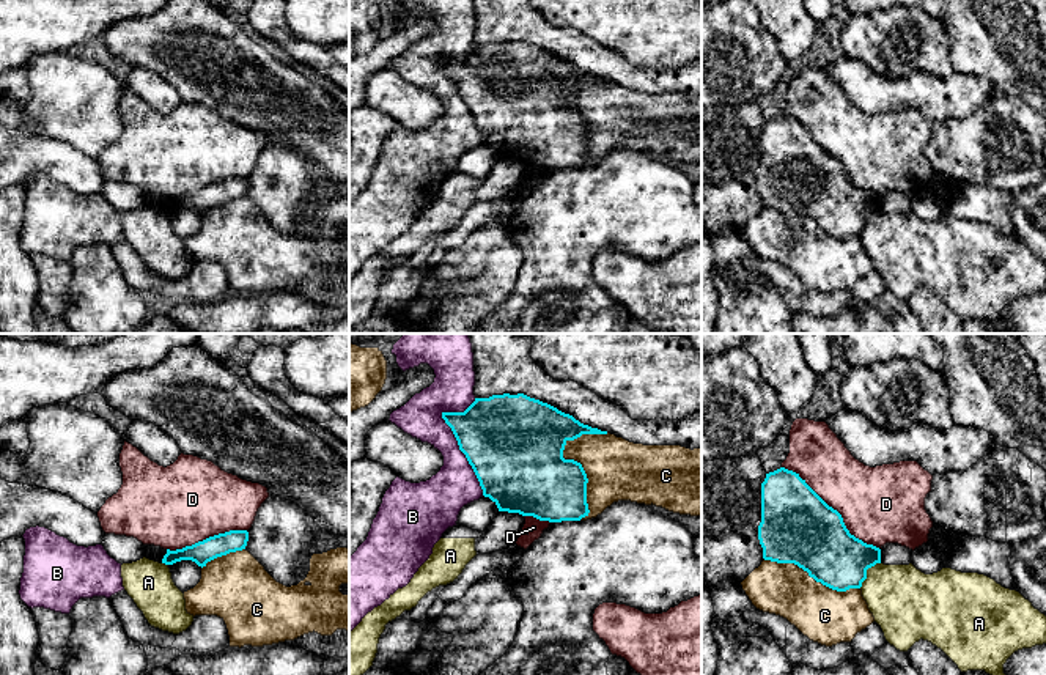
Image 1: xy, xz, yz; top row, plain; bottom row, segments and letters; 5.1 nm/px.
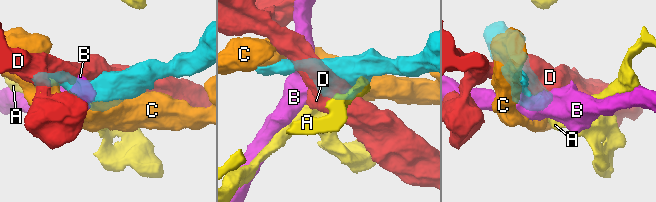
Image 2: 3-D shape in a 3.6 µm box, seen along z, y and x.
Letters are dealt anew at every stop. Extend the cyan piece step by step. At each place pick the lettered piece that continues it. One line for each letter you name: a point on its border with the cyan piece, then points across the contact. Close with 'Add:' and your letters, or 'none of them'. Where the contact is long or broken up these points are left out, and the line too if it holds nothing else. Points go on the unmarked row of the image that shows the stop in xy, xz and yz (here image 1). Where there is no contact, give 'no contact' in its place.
Add: none of them

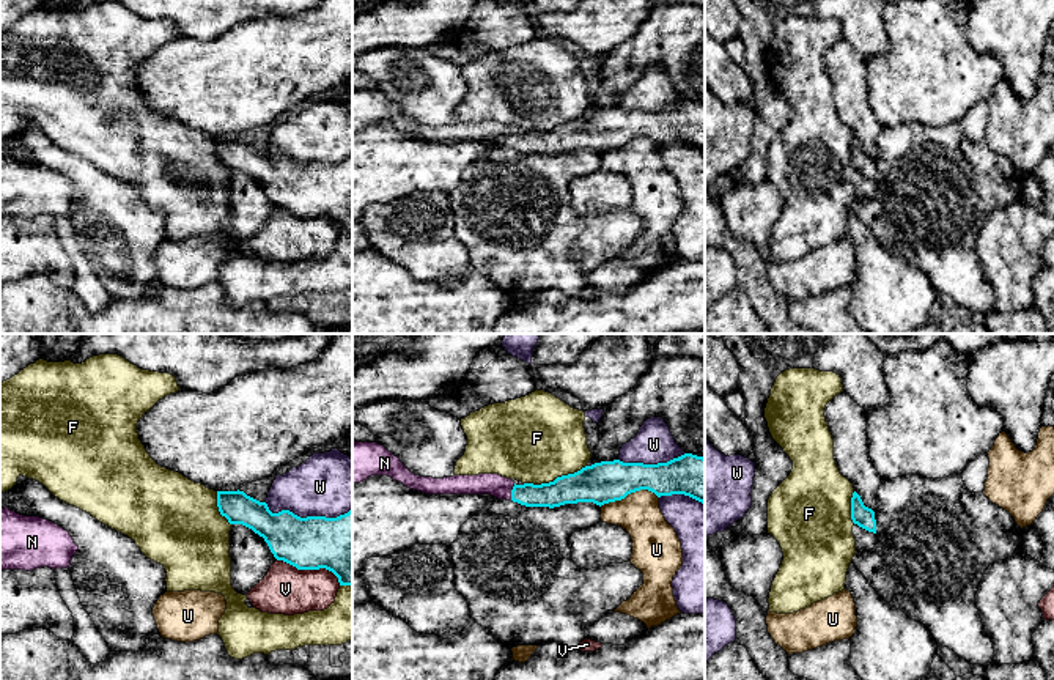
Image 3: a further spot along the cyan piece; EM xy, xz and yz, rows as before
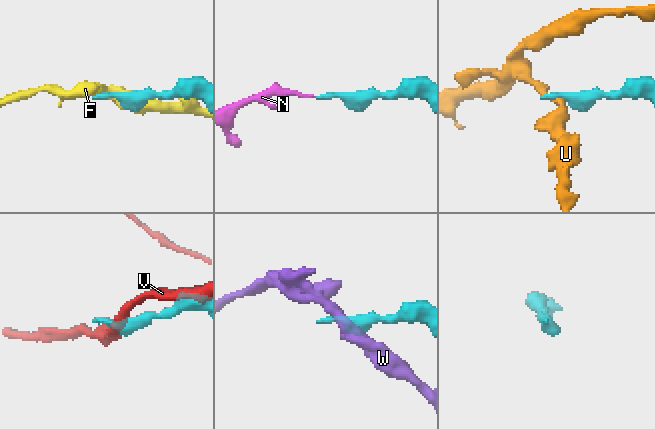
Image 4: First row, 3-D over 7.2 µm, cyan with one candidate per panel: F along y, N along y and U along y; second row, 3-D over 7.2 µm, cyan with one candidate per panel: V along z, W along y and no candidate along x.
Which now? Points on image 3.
N: contact xz (512, 139); way xz (560, 139), (512, 139), (496, 133)
Add: N

